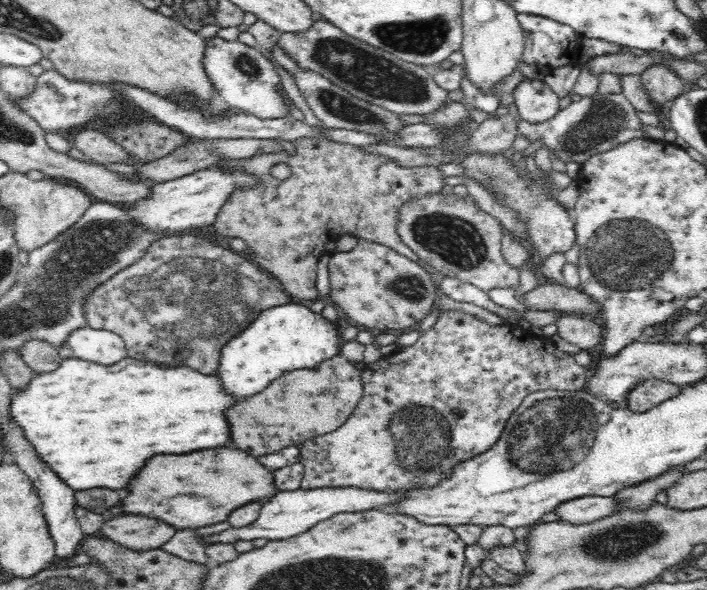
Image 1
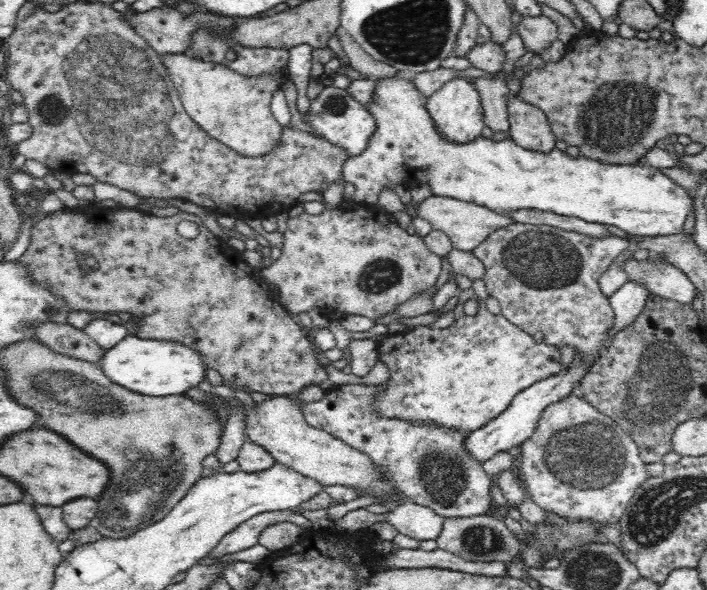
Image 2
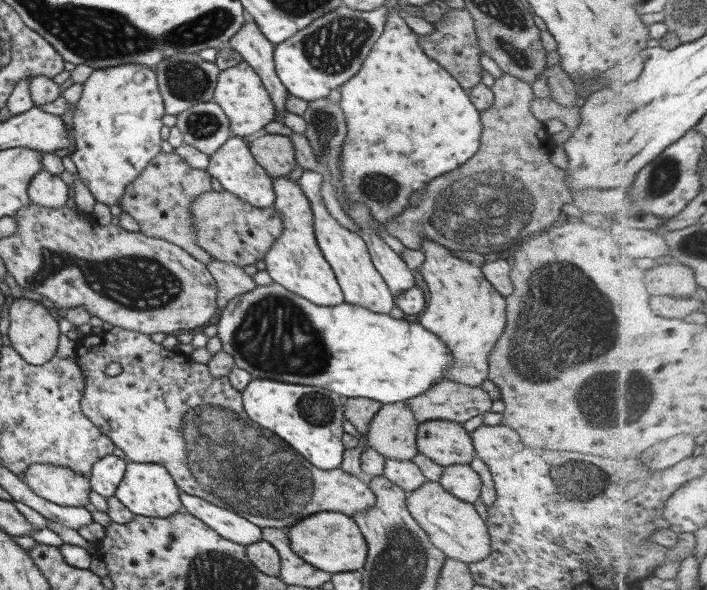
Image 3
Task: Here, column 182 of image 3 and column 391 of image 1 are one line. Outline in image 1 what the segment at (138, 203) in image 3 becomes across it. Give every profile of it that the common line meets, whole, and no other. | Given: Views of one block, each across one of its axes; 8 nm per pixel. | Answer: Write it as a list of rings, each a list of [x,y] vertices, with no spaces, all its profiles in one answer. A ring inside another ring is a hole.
[[[308,138],[308,140],[298,140],[298,142],[294,142],[293,144],[294,148],[296,148],[296,152],[294,152],[292,156],[282,151],[281,153],[261,154],[247,159],[228,159],[220,162],[220,164],[216,164],[225,166],[225,168],[235,166],[235,168],[239,168],[239,170],[247,170],[247,172],[249,172],[250,174],[255,174],[256,176],[259,176],[259,178],[261,178],[261,185],[259,187],[254,187],[253,189],[240,189],[239,191],[232,193],[229,201],[226,202],[224,206],[222,206],[220,212],[217,214],[214,224],[202,226],[200,228],[188,228],[188,230],[173,232],[172,234],[174,234],[175,236],[184,234],[198,236],[219,247],[234,250],[238,253],[243,253],[248,258],[250,258],[258,268],[262,268],[266,272],[272,273],[275,277],[278,277],[278,280],[281,282],[283,289],[288,295],[292,297],[294,296],[295,298],[299,298],[303,301],[316,300],[316,298],[318,298],[318,289],[316,289],[317,262],[319,261],[319,258],[325,253],[324,246],[326,246],[326,244],[328,244],[328,242],[330,241],[337,241],[342,235],[345,235],[346,233],[348,233],[349,235],[354,235],[358,239],[364,239],[387,246],[389,249],[395,250],[396,252],[400,253],[400,255],[404,255],[404,257],[410,259],[410,261],[417,263],[419,256],[414,253],[414,251],[412,251],[410,247],[404,245],[404,243],[400,241],[400,235],[398,235],[398,231],[396,231],[396,226],[398,226],[398,217],[396,217],[398,216],[398,206],[400,206],[402,202],[406,202],[406,200],[414,198],[414,196],[422,196],[424,194],[434,194],[434,192],[441,192],[443,186],[445,185],[445,178],[447,176],[445,176],[437,166],[406,168],[398,166],[398,163],[396,163],[396,161],[388,157],[368,155],[368,153],[362,153],[362,151],[360,151],[358,147],[339,144],[338,142],[327,142],[326,140],[311,140],[310,138]],[[280,163],[284,163],[289,166],[289,169],[291,171],[291,176],[289,178],[279,180],[272,175],[272,167]]]

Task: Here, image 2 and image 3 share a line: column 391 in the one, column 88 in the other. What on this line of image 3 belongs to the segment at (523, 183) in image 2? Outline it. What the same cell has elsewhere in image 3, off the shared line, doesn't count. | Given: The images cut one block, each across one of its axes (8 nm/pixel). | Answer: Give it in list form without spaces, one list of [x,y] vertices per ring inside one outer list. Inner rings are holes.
[[[122,64],[100,69],[93,72],[82,82],[82,91],[78,98],[73,114],[72,136],[74,150],[69,156],[76,168],[82,184],[87,187],[91,196],[101,204],[108,207],[115,204],[119,206],[121,193],[125,185],[133,181],[141,169],[149,164],[161,151],[161,117],[164,115],[163,100],[159,94],[155,71],[139,64]]]

